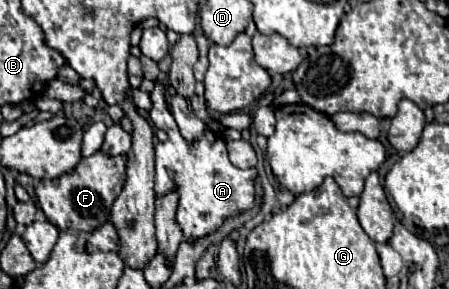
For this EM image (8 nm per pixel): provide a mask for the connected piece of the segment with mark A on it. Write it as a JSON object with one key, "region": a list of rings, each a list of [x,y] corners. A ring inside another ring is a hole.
{"region":[[[156,82],[152,98],[152,110],[150,120],[156,128],[164,130],[168,134],[168,142],[156,146],[156,184],[154,192],[156,196],[170,194],[172,190],[178,192],[178,208],[176,208],[176,222],[182,228],[184,240],[194,244],[200,238],[214,234],[226,218],[234,218],[250,208],[254,208],[254,180],[256,180],[256,168],[240,170],[228,160],[226,144],[220,134],[214,134],[206,130],[200,140],[188,142],[182,138],[170,110],[164,98],[164,88],[160,82]]]}

